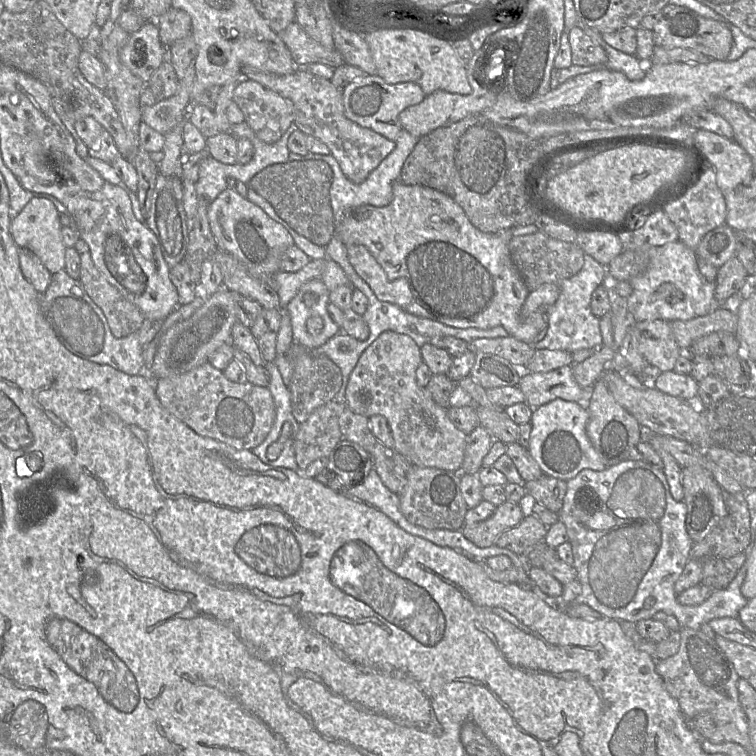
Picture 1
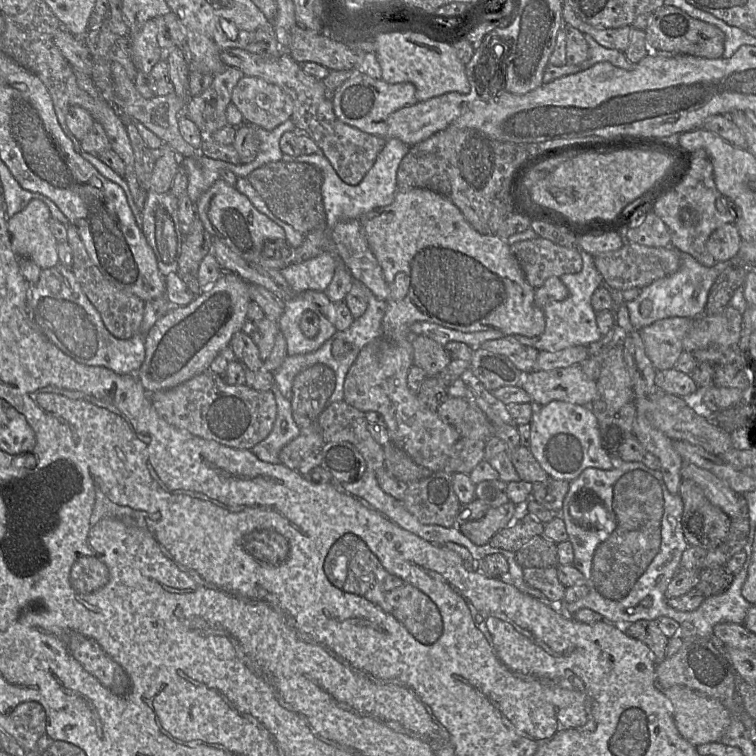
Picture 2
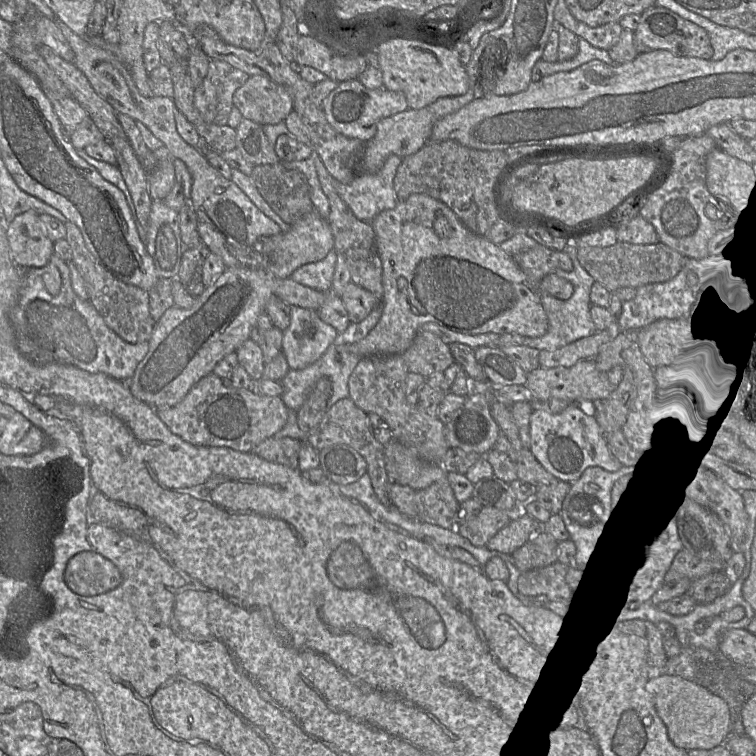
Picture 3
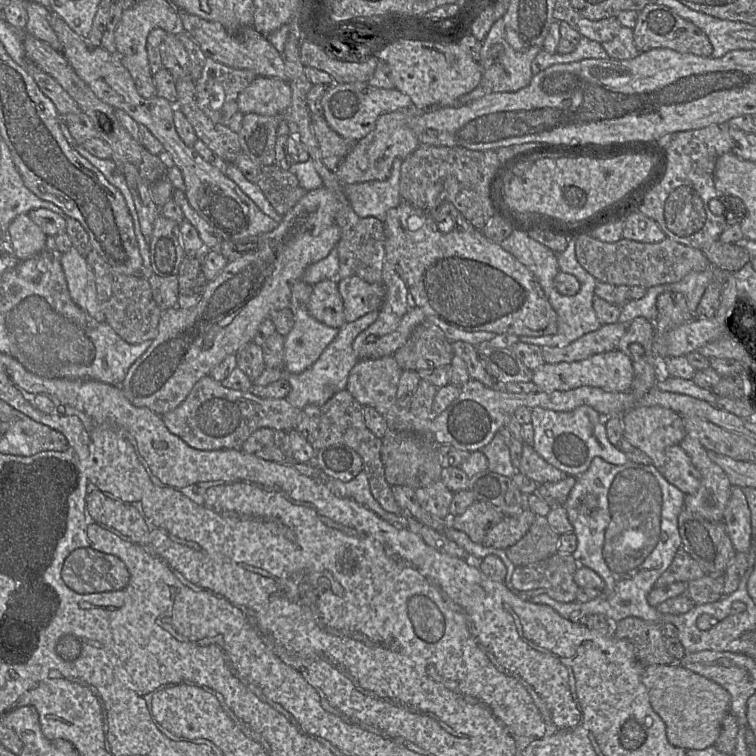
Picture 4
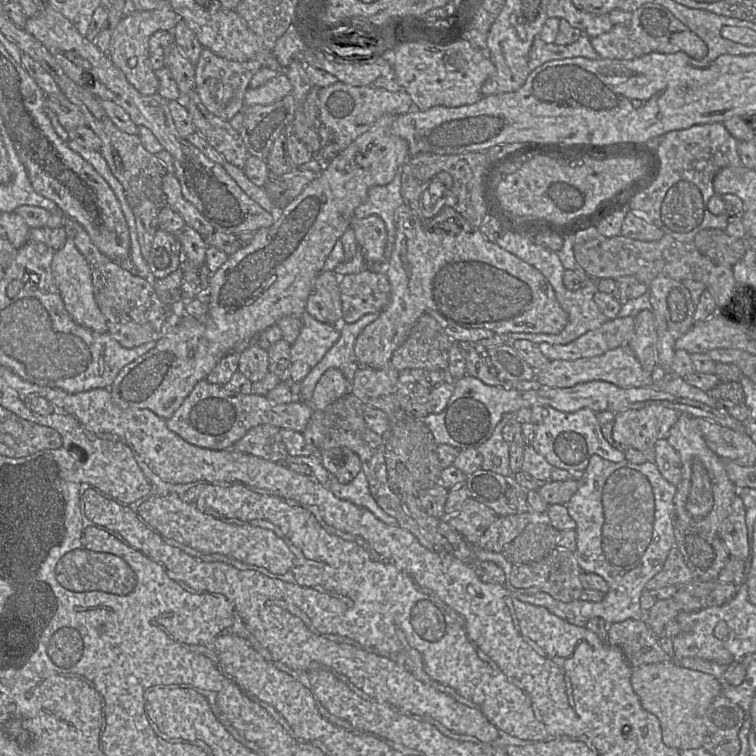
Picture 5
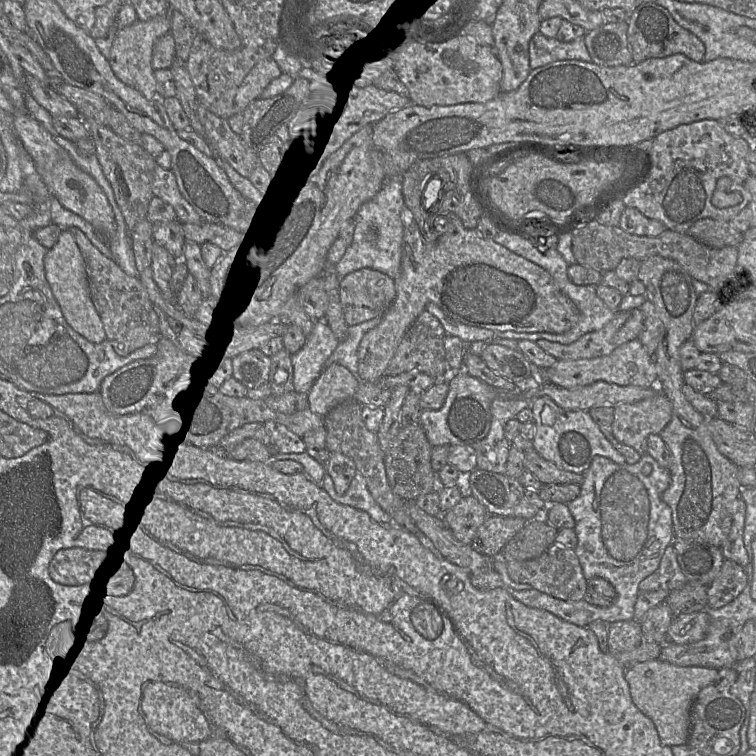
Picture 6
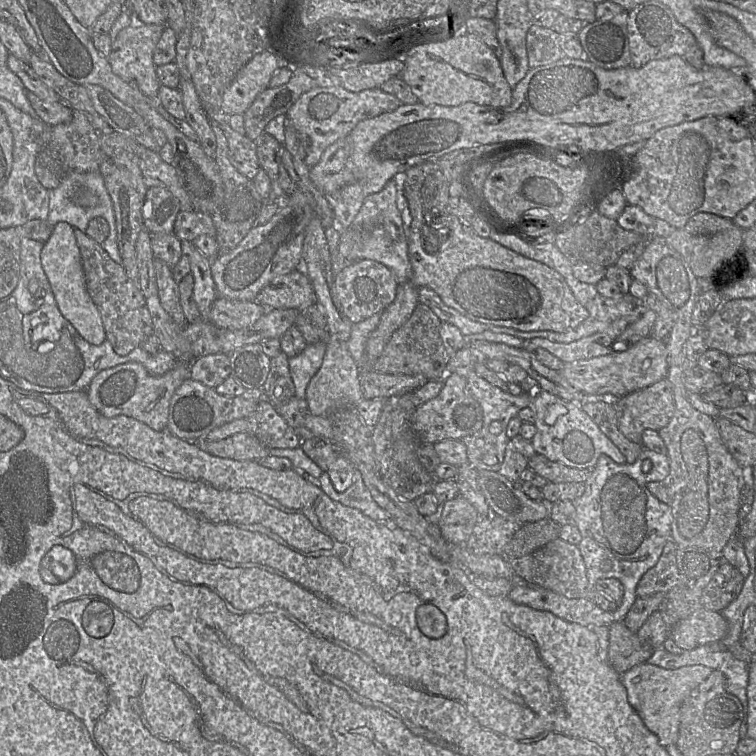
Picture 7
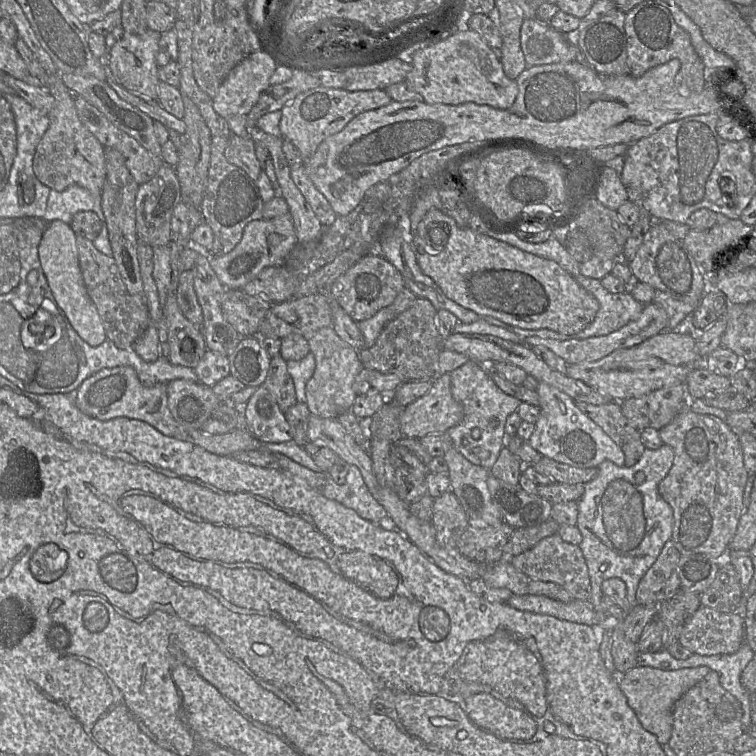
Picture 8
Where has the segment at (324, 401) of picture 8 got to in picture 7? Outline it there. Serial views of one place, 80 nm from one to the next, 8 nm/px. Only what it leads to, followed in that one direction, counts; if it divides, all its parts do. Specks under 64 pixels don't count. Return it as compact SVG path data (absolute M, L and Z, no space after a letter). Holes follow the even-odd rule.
M299 314L295 326L300 330L307 344L315 344L320 341L327 343L322 365L318 372L310 380L305 394L308 403L309 414L314 416L329 416L334 411L343 407L355 406L363 399L360 386L360 370L351 354L345 347L345 343L331 338L327 329L313 326L308 318Z

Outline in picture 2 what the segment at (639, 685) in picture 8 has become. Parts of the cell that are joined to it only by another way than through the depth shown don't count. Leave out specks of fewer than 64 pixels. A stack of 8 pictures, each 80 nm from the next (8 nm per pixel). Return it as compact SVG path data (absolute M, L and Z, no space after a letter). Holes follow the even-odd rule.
M687 687L662 690L672 705L676 727L694 746L718 742L731 723L731 714L718 700Z

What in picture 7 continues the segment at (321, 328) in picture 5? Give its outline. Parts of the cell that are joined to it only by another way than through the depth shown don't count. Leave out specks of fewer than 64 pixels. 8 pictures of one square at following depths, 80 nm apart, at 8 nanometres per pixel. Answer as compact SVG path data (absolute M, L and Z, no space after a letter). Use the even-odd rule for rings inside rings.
M325 341L307 344L300 354L289 358L289 371L295 386L295 397L305 398L310 380L322 365L326 348Z

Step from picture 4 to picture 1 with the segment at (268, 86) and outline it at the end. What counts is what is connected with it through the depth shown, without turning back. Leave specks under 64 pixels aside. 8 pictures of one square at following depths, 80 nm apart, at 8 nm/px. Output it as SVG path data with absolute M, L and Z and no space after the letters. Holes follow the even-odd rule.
M255 80L239 83L233 101L256 137L267 144L277 142L294 122L293 102Z

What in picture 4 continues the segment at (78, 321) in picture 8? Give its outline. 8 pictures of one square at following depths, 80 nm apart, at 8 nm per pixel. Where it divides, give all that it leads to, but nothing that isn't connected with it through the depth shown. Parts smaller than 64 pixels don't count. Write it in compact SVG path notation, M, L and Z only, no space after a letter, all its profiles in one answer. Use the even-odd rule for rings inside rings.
M74 247L62 254L61 265L73 302L96 321L105 322L105 315L97 300L95 276L92 268Z

